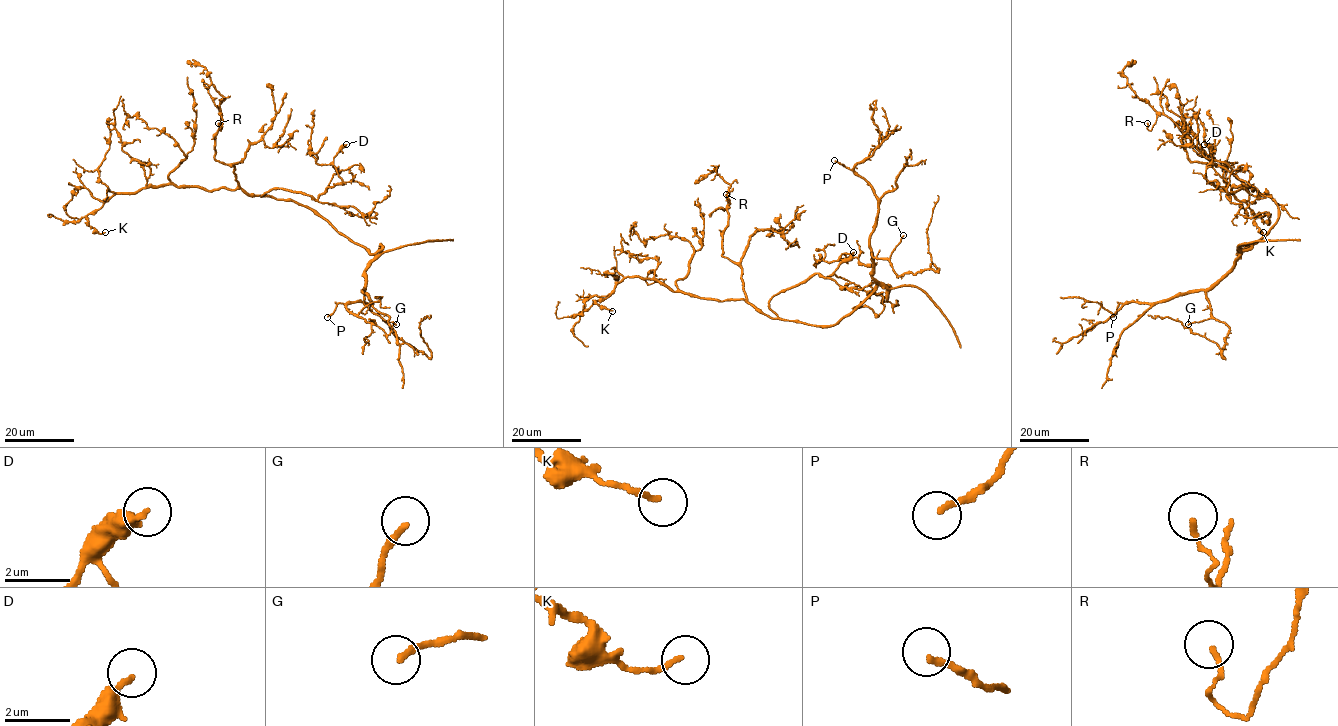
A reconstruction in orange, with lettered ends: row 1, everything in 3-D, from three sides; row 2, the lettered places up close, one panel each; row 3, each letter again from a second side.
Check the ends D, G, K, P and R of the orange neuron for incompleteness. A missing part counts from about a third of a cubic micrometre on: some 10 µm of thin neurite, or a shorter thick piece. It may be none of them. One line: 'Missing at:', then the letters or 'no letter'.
Missing at: P

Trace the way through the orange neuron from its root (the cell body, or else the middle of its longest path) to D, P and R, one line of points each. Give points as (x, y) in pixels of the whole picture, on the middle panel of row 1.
D: (826, 326), (785, 320), (769, 300), (817, 273), (826, 278), (850, 256), (842, 253), (841, 259), (853, 252)
P: (826, 326), (836, 325), (878, 286), (882, 286), (873, 277), (870, 246), (878, 213), (874, 190), (834, 160)
R: (826, 326), (771, 319), (747, 300), (741, 268), (722, 255), (722, 232), (727, 225), (730, 204), (726, 194)

